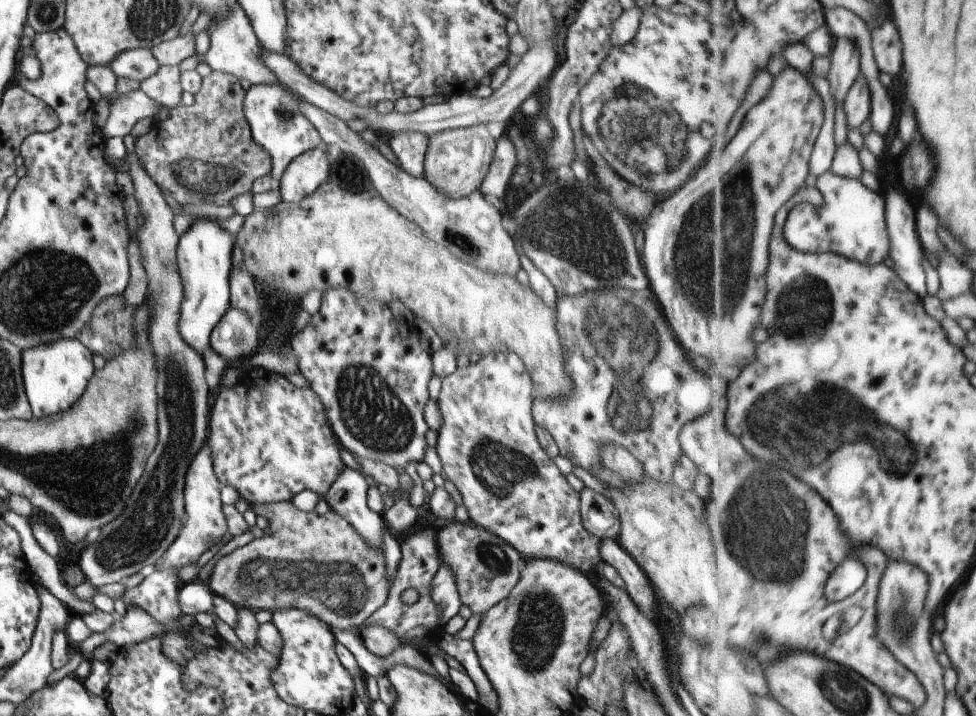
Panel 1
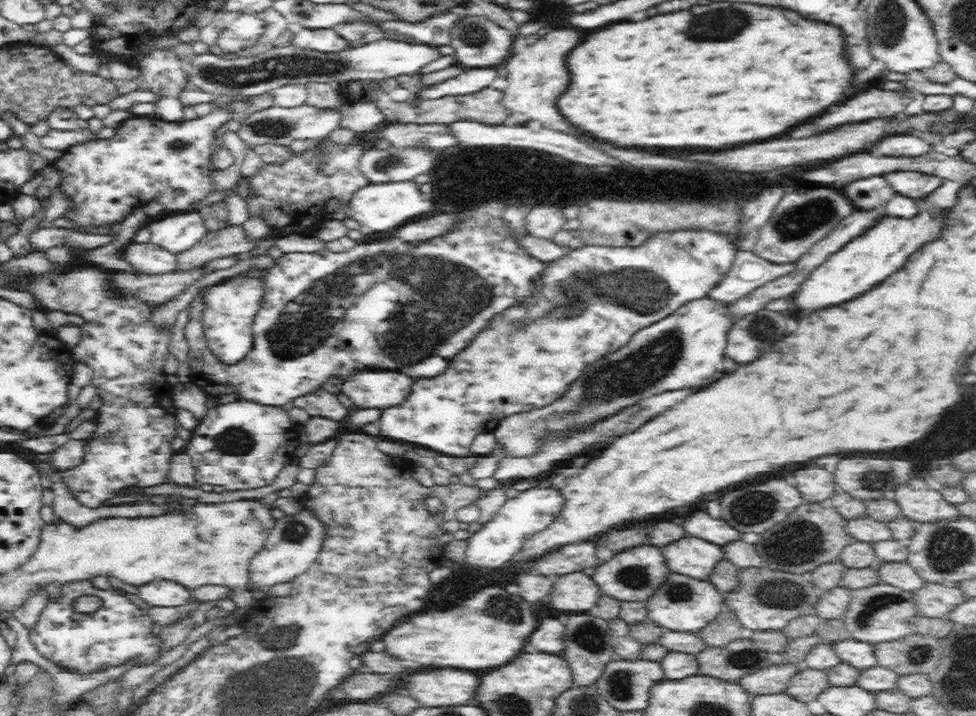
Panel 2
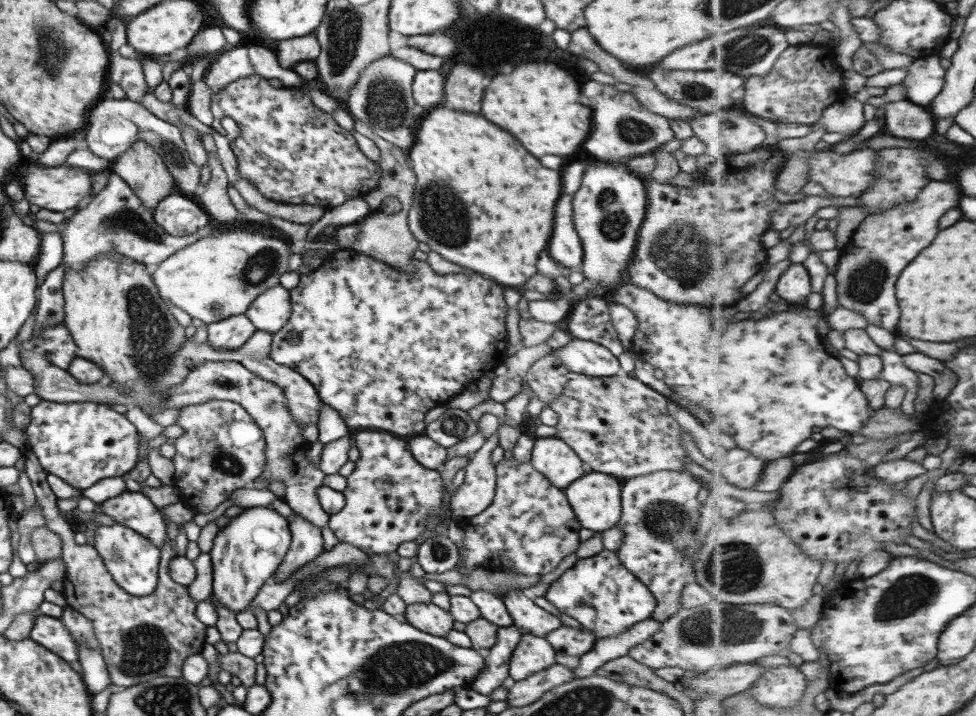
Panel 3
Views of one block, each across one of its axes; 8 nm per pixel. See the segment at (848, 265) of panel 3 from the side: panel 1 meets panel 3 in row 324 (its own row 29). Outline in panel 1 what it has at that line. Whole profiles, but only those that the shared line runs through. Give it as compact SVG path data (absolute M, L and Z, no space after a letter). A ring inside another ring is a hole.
M894 18L873 32L874 50L881 70L890 74L900 74L904 70L904 42Z

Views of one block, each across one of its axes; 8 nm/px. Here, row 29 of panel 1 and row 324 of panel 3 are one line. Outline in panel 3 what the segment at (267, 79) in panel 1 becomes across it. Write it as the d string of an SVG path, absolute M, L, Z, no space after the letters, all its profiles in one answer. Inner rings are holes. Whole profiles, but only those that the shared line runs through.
M246 314L236 315L207 325L208 344L214 348L238 350L256 332L257 328Z

